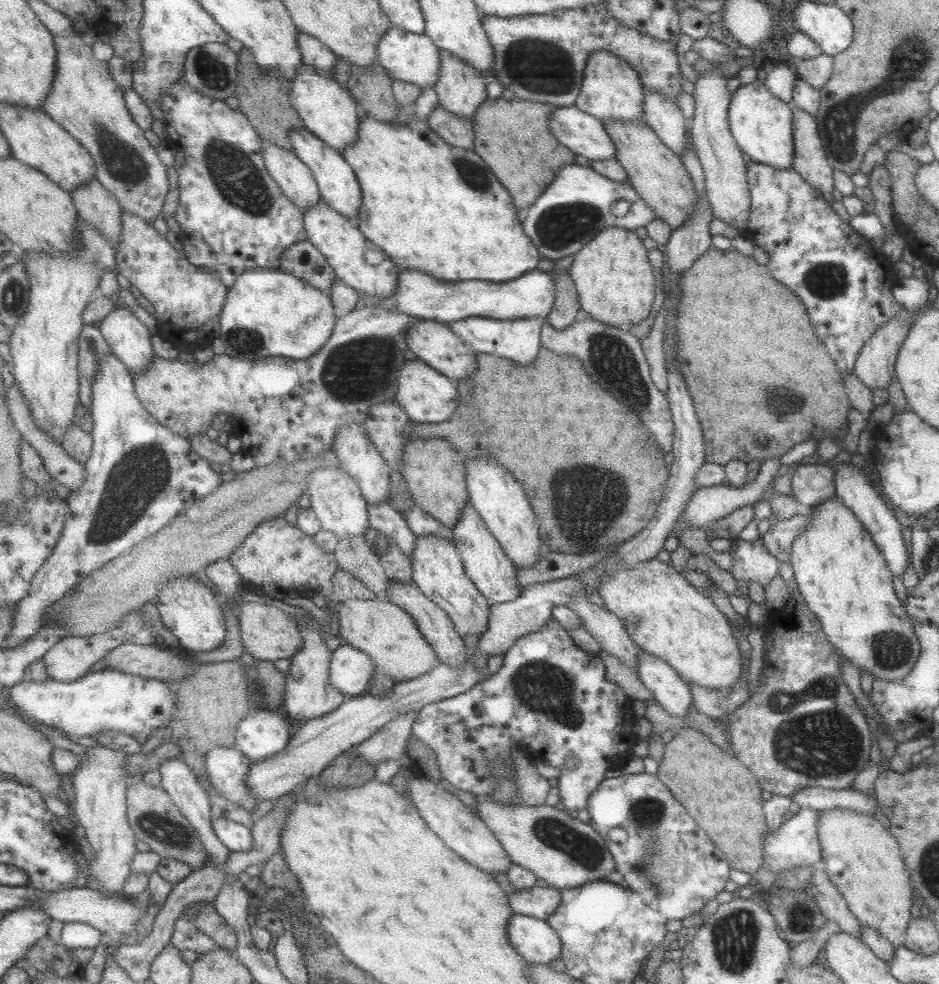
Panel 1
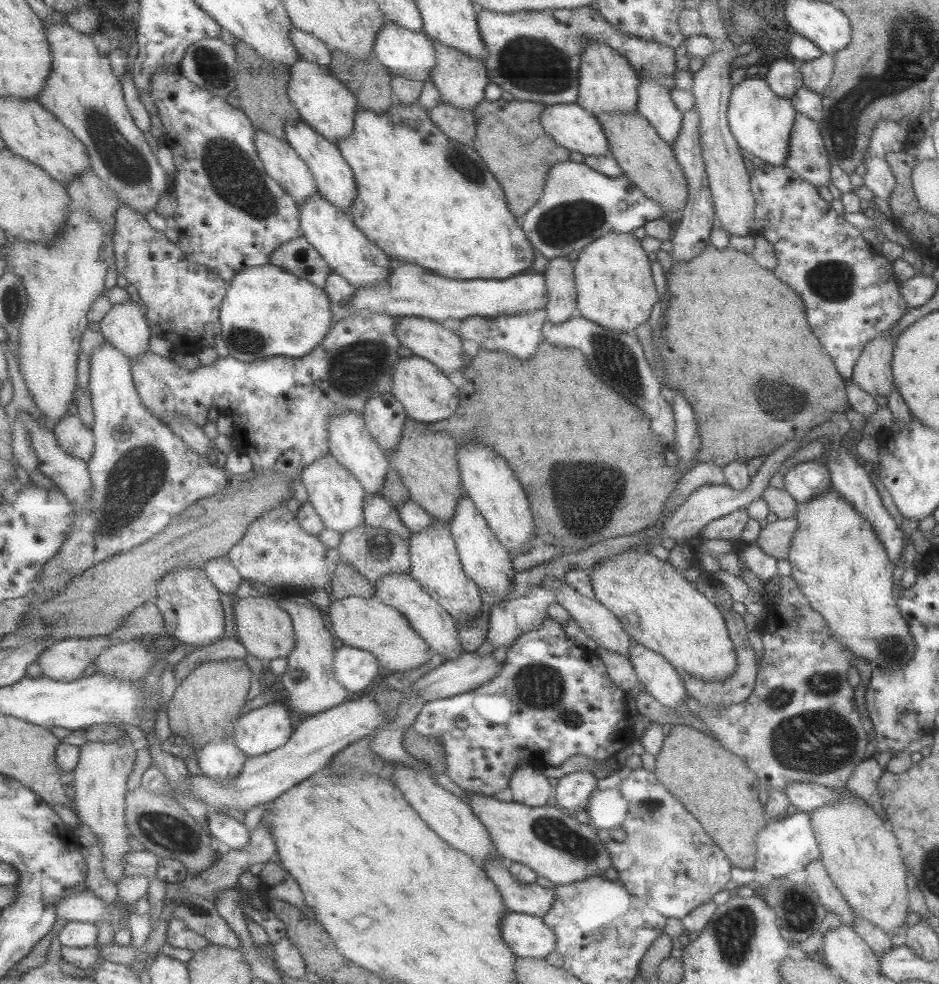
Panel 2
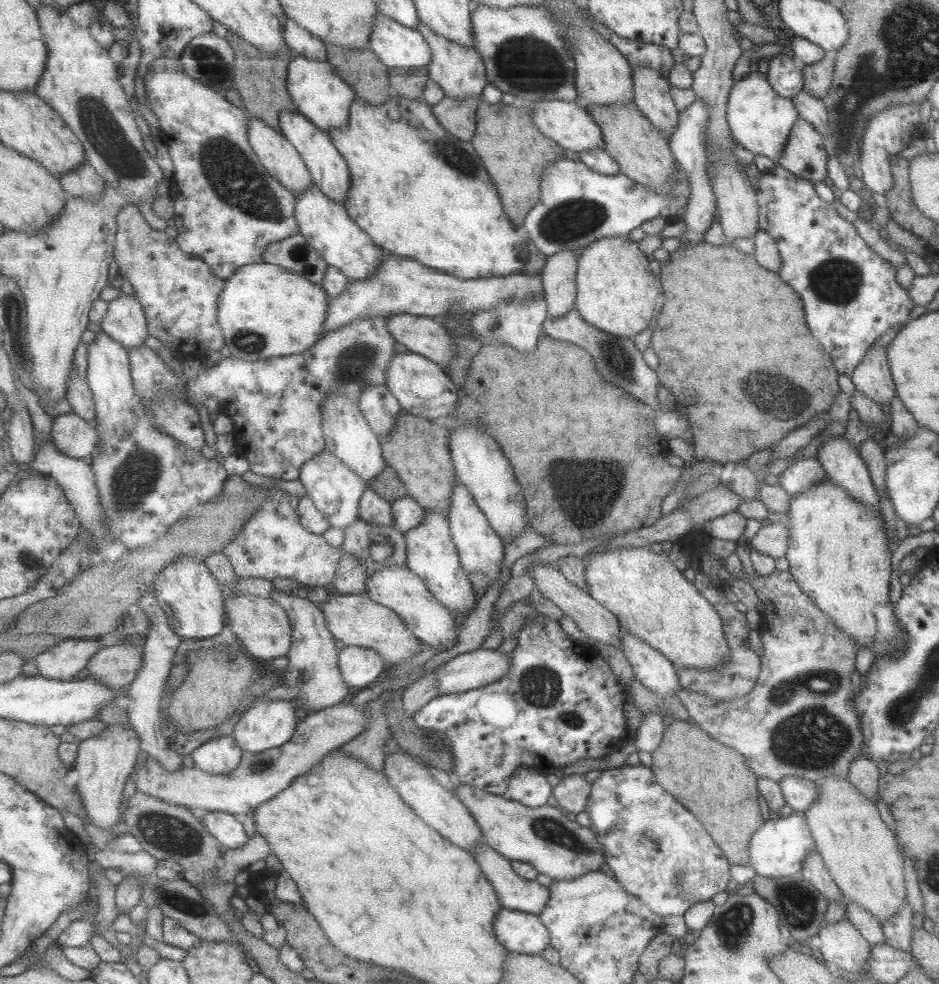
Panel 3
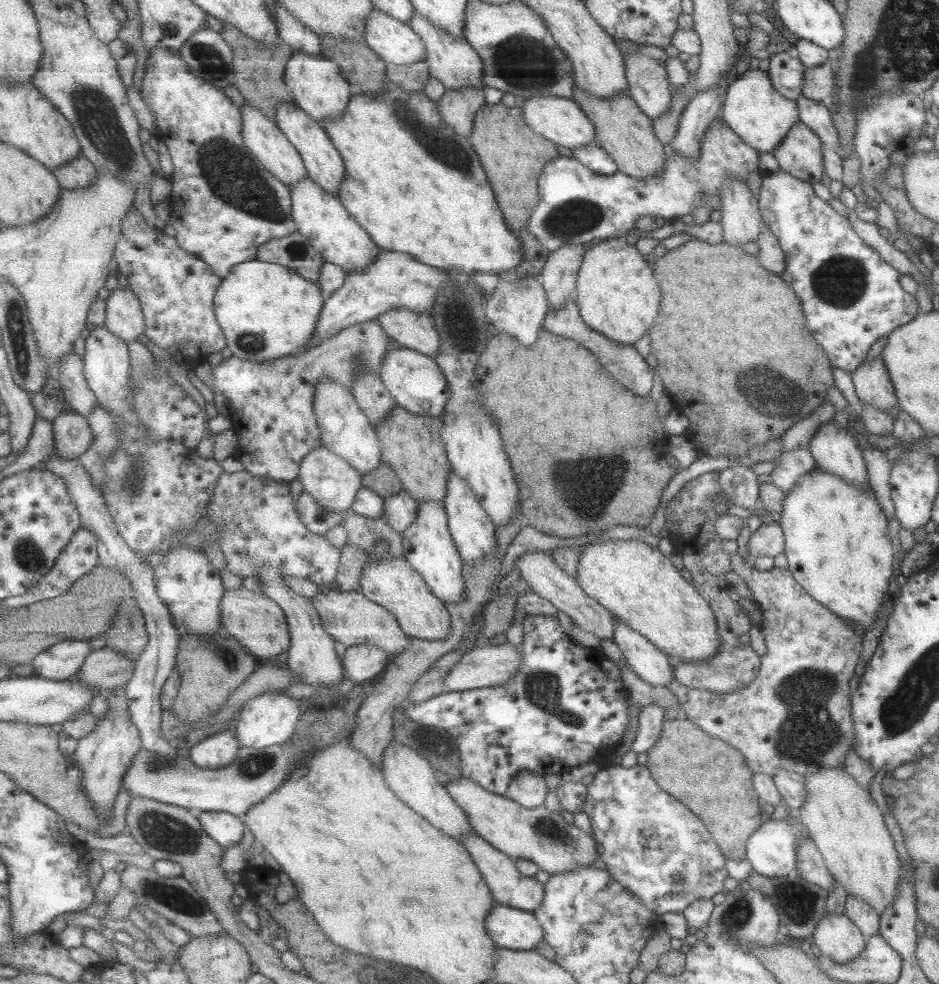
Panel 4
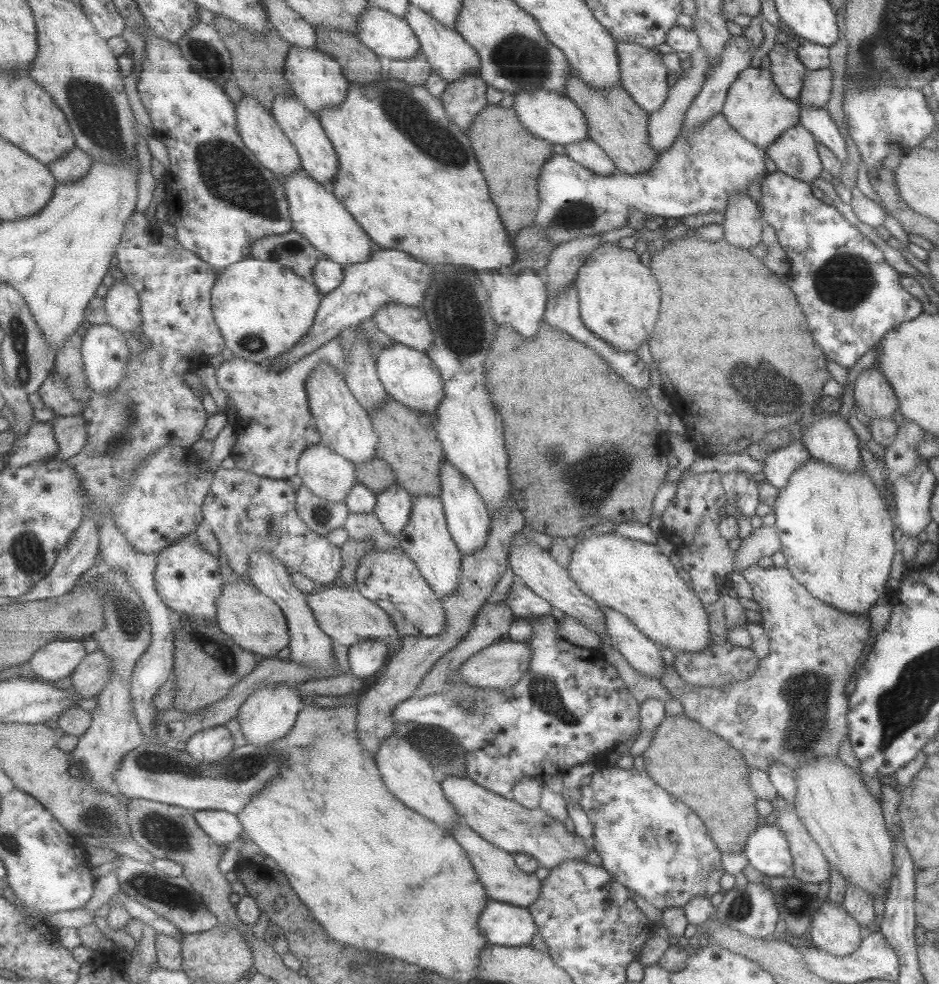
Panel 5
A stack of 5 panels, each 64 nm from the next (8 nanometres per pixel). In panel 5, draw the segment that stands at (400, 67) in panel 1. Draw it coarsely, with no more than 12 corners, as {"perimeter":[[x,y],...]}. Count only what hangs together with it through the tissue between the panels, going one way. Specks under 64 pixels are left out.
{"perimeter":[[366,8],[357,35],[389,60],[422,52],[407,19]]}

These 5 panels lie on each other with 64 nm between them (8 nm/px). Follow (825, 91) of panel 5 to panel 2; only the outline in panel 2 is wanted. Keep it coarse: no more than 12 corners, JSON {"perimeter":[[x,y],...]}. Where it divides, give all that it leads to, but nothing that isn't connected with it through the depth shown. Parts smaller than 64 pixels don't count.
{"perimeter":[[834,54],[797,62],[802,85],[817,94],[834,71]]}

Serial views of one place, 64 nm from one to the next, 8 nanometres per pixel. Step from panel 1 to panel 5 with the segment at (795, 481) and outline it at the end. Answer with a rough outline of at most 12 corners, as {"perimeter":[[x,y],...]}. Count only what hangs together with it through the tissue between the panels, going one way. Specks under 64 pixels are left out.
{"perimeter":[[800,440],[762,458],[760,472],[780,489],[810,456]]}

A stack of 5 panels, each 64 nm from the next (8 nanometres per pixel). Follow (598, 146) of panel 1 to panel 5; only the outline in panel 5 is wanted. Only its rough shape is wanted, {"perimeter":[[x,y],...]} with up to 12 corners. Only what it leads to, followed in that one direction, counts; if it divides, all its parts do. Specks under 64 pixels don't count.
{"perimeter":[[535,88],[512,108],[535,137],[589,139],[586,116],[566,94]]}

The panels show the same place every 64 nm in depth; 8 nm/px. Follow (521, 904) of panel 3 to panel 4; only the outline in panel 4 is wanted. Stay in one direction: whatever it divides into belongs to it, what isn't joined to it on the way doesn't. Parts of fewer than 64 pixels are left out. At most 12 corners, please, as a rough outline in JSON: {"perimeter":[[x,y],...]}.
{"perimeter":[[477,833],[462,842],[497,902],[533,912],[546,884]]}

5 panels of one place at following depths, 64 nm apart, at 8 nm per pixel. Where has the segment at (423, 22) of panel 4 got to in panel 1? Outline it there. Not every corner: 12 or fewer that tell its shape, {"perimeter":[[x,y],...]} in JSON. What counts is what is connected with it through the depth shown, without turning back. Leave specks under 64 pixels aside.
{"perimeter":[[441,49],[440,106],[474,120],[490,78]]}

